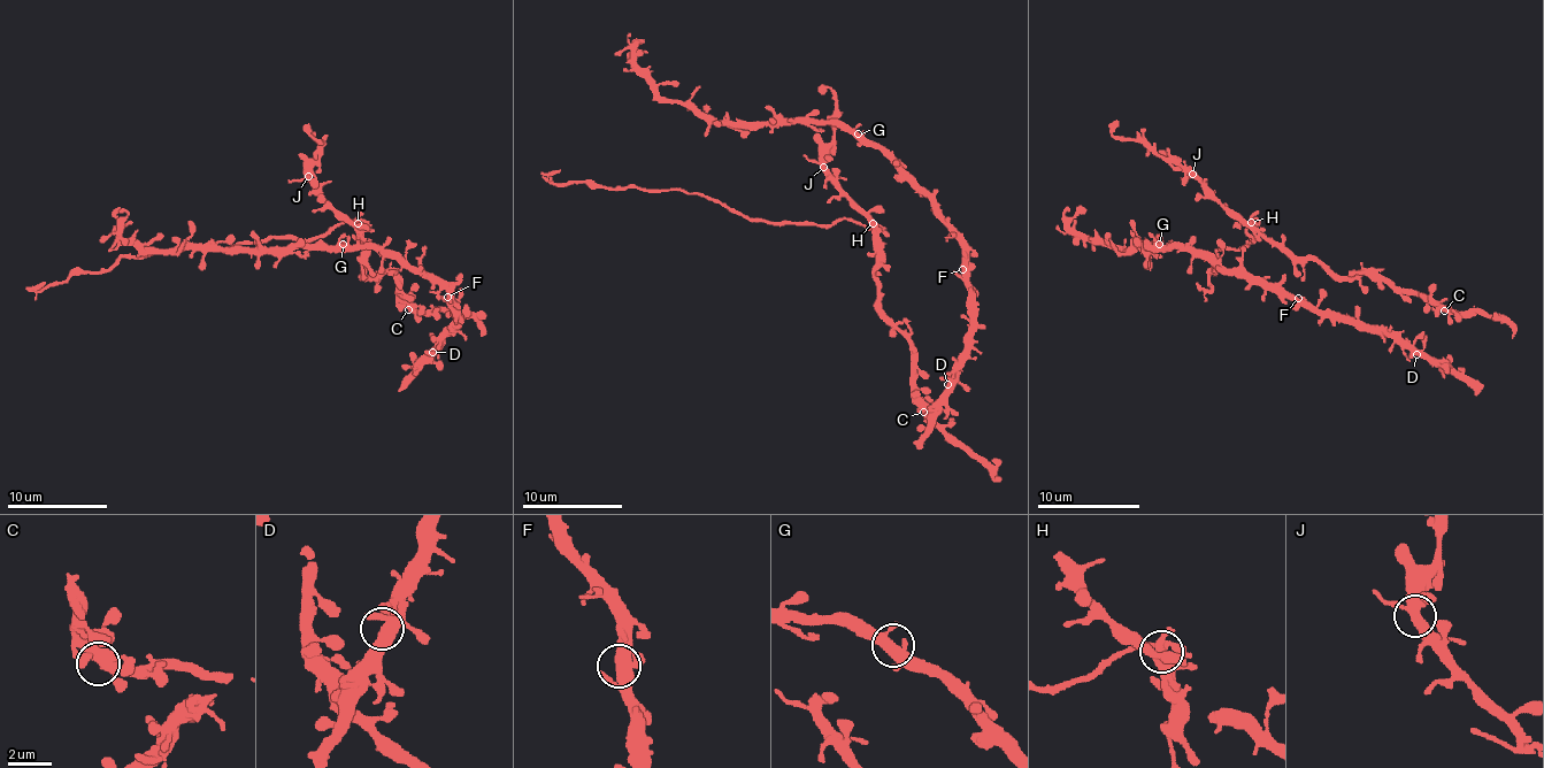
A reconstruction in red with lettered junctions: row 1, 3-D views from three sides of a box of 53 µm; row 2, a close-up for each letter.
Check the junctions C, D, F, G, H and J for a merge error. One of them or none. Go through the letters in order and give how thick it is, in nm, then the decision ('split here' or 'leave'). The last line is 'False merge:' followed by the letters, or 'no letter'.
C: calibre 440 nm; leave
D: calibre 440 nm; leave
F: calibre 420 nm; leave
G: calibre 440 nm; leave
H: calibre 400 nm; split here
J: calibre 400 nm; leave
False merge: H

